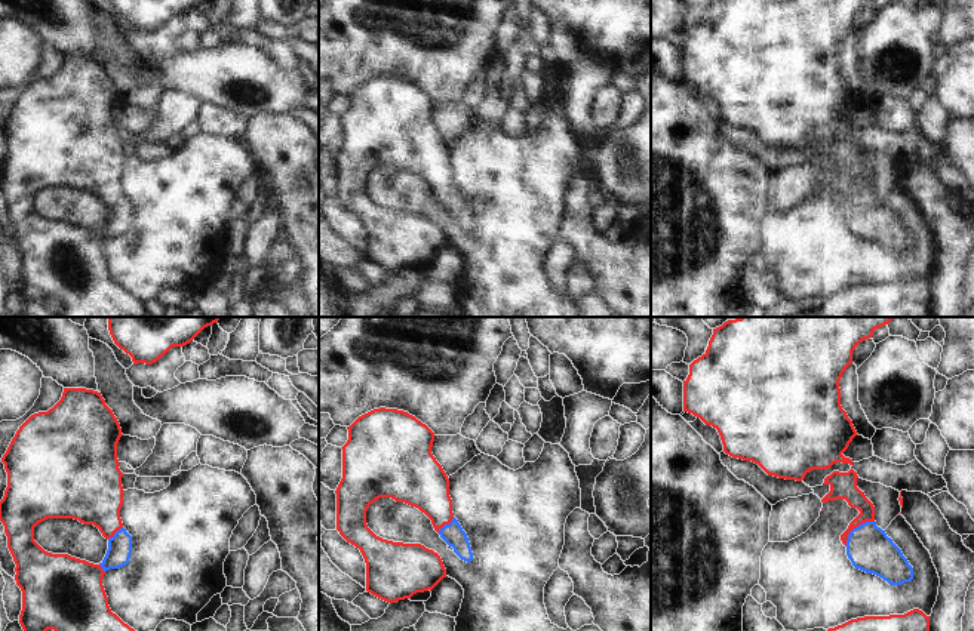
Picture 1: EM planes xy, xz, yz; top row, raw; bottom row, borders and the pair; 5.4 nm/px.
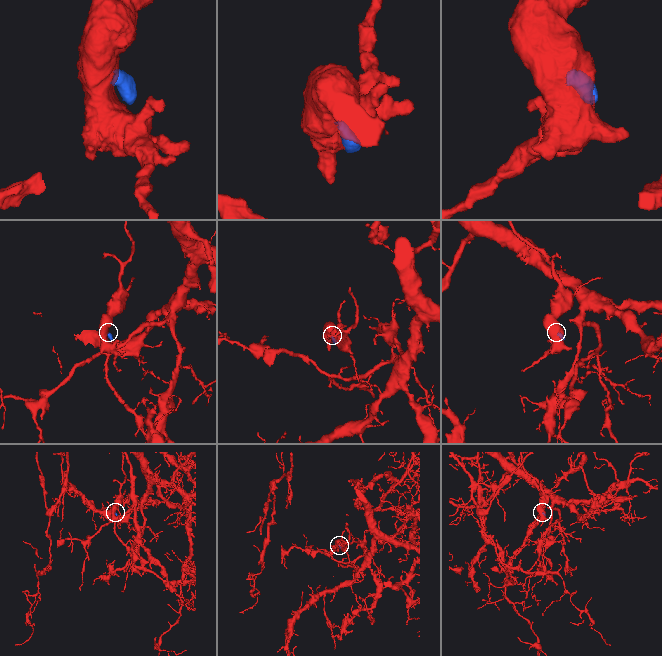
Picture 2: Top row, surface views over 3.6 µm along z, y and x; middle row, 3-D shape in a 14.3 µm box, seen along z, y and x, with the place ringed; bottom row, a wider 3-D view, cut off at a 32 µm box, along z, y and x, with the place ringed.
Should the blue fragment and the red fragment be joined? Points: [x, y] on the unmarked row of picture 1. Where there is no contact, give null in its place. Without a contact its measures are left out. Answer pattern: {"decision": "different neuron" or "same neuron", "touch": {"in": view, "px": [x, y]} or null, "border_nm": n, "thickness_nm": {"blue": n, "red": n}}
{"decision": "same neuron", "touch": {"in": "yz", "px": [856, 196]}, "border_nm": 220, "thickness_nm": {"blue": 240, "red": 140}}

